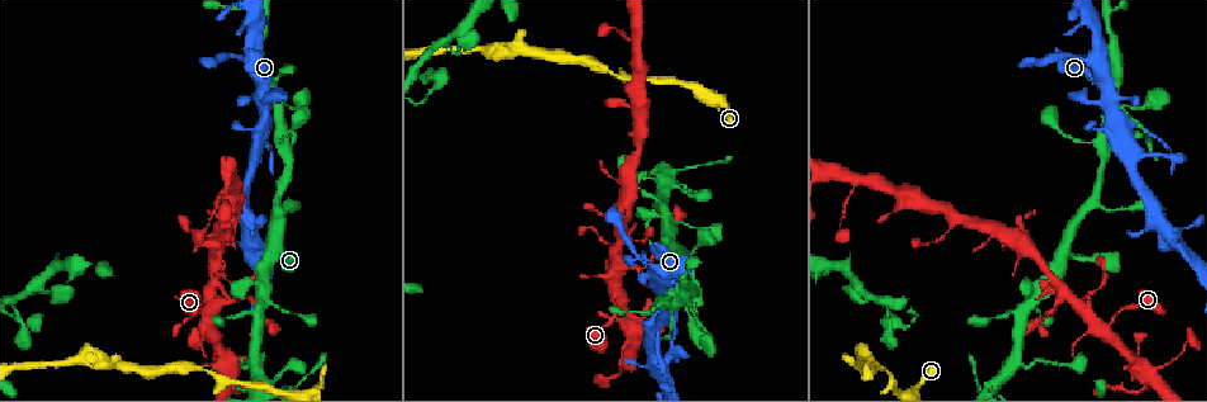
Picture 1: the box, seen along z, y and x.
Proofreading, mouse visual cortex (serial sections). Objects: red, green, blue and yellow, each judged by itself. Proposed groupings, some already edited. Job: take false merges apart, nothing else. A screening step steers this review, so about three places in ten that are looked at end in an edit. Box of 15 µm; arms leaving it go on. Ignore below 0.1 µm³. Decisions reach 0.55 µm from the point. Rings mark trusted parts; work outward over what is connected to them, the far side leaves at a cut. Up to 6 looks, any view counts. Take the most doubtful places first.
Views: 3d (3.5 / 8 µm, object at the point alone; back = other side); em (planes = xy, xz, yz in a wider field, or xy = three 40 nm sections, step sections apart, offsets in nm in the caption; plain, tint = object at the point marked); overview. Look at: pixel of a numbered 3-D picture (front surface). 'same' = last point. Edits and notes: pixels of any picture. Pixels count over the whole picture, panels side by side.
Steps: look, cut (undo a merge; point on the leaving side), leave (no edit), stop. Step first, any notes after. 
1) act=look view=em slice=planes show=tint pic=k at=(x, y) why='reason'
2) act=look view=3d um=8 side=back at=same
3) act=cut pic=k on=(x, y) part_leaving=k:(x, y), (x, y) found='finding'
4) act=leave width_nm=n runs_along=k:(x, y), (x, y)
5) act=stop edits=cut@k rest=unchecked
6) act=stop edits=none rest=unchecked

act=look view=3d um=3.5 pic=1 at=(263, 124)

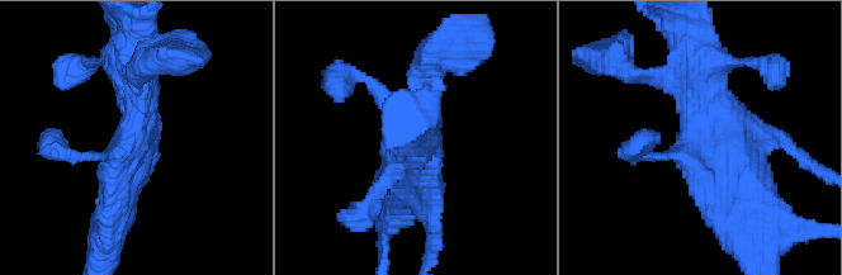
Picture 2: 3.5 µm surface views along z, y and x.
act=look view=em slice=xy step=1 show=tint pic=2 at=(690, 145) why='now the EM'

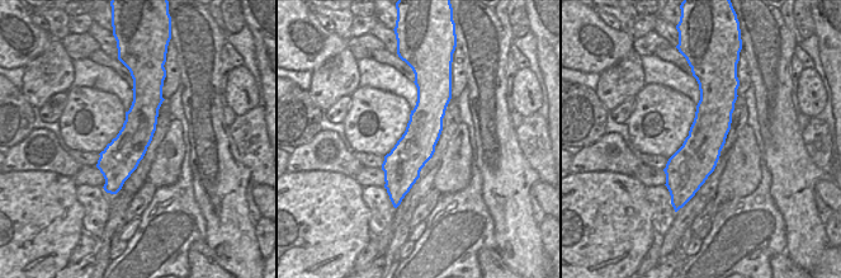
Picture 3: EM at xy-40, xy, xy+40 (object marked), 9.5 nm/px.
act=leave runs_along=2:(135, 69), (135, 136), (116, 155), (69, 155) found='continuous, no second cell'

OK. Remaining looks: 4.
act=look view=3d um=3.5 pic=1 at=(1082, 296) why='narrows sharply'

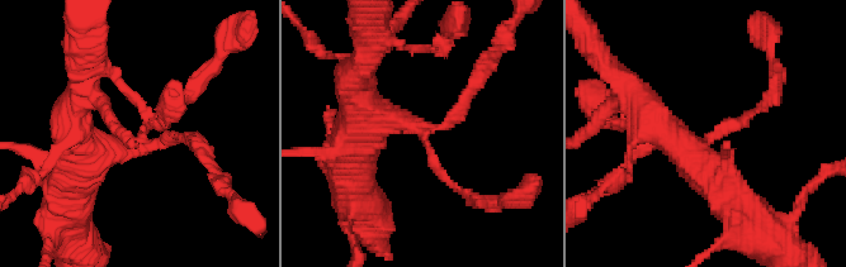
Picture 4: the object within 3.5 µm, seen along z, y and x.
act=look view=em slice=planes show=tint pic=4 at=(155, 146)

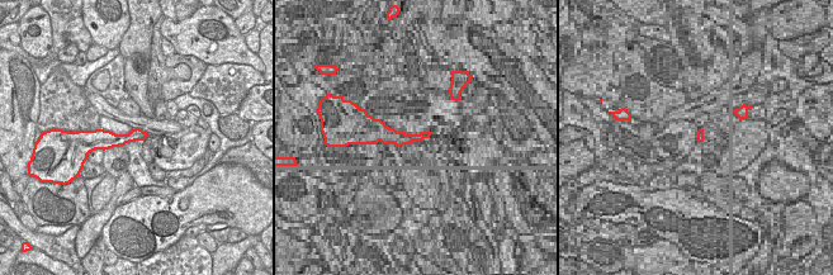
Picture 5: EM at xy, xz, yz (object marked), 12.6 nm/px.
act=leave width_nm=170 runs_along=4:(357, 125), (439, 129), (486, 65) found='all the same cell'

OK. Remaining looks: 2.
act=look view=3d um=3.5 pic=1 at=(627, 337) why='four arms meet'

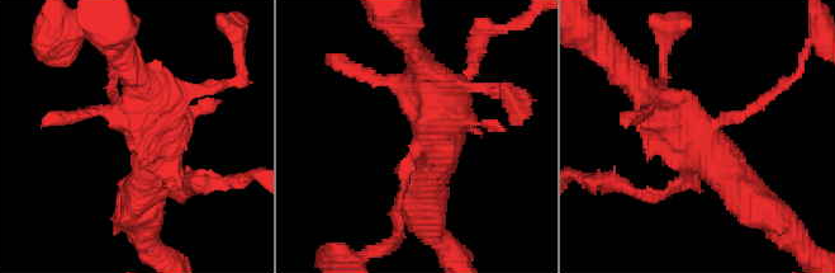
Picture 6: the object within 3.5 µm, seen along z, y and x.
act=look view=em slice=planes show=tint pic=6 at=(423, 139) why='need the tissue'

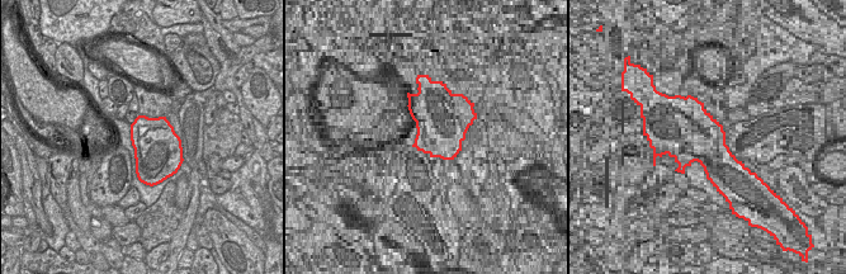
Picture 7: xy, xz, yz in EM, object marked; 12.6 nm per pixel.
act=leave width_nm=600 runs_along=6:(631, 78), (748, 191) found='one cell here'

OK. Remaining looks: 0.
act=stop edits=none rest=unchecked

